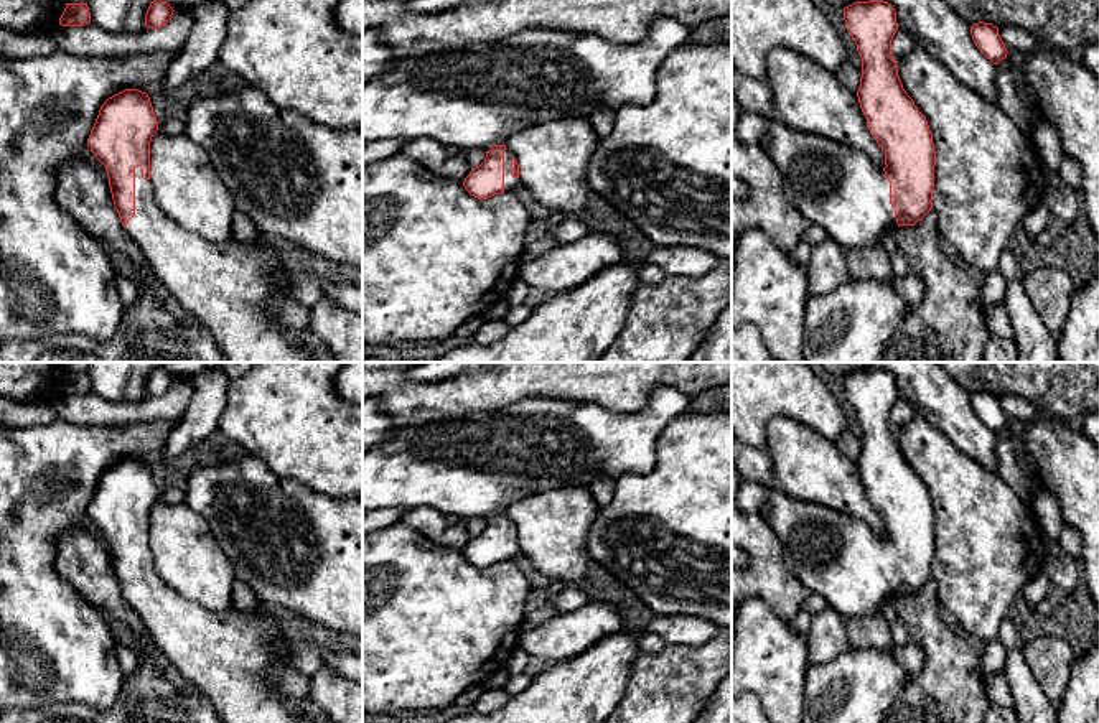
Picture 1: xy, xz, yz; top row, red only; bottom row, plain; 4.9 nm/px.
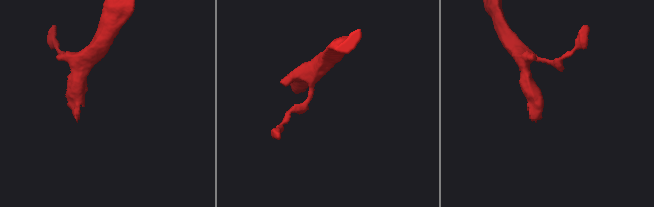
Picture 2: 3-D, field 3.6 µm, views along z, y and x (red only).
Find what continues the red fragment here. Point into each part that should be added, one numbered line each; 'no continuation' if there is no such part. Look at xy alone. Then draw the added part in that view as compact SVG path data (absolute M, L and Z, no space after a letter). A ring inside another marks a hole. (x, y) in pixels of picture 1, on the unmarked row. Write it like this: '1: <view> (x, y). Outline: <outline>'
1: xy (238, 661). Outline: M135 537L135 585L125 595L170 664L214 707L222 723L313 723L302 708L315 703L308 675L287 662L287 644L277 621L260 609L242 613L234 604L221 613L185 598L153 567L150 548Z

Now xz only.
1: xz (509, 550). Outline: M506 515L504 519L504 560L512 560L521 550L511 545L511 529L516 527L514 520Z

